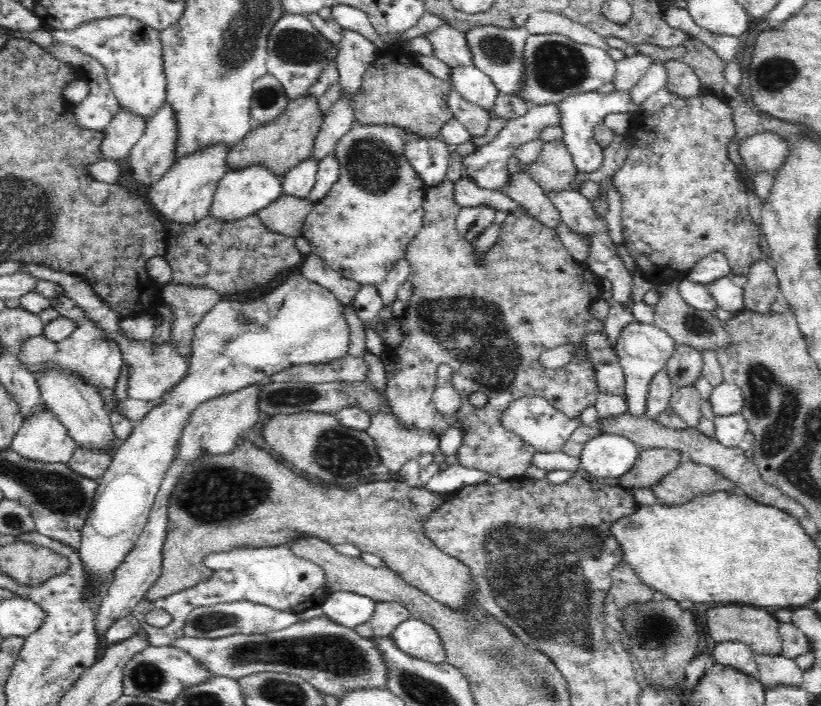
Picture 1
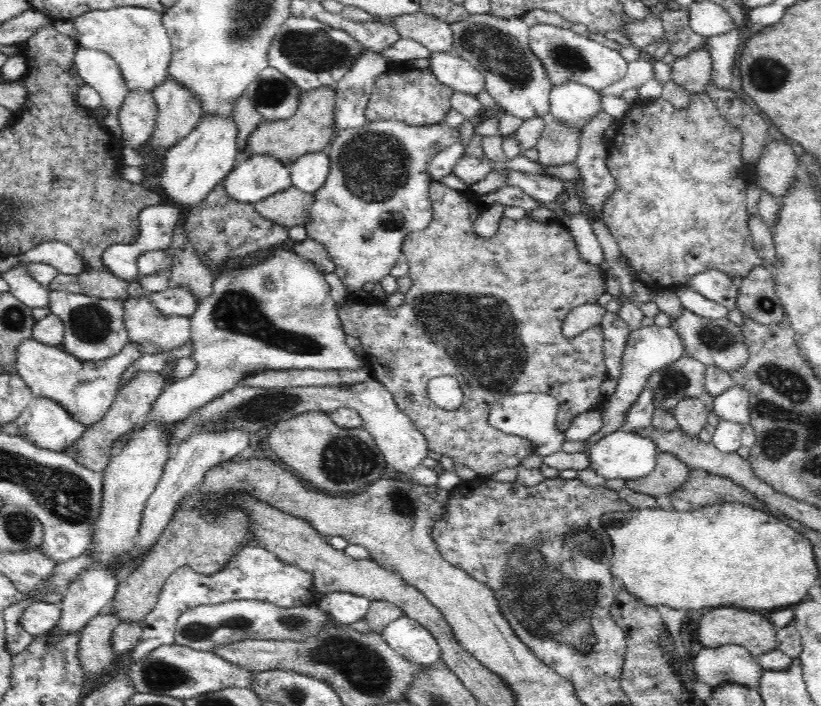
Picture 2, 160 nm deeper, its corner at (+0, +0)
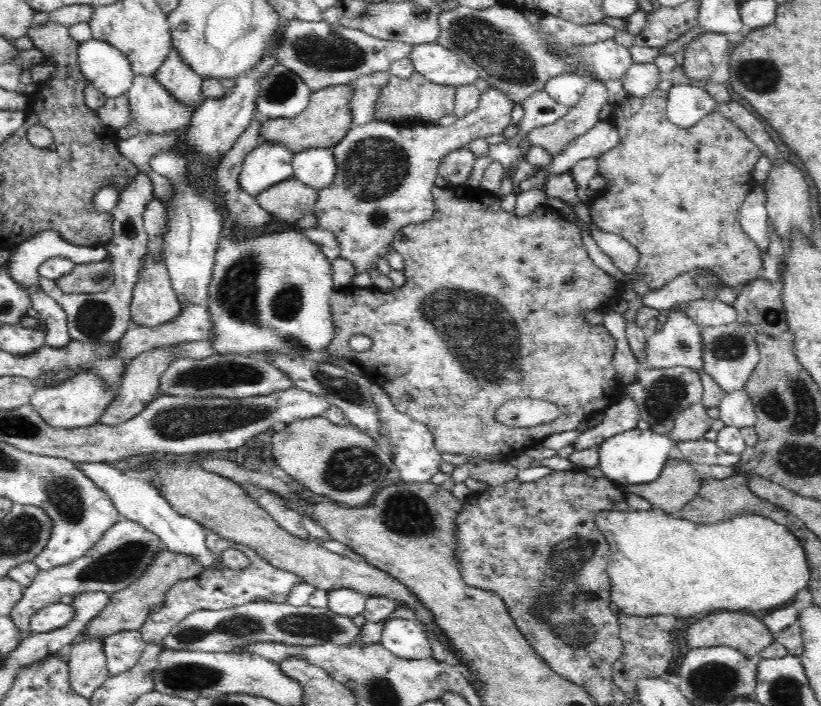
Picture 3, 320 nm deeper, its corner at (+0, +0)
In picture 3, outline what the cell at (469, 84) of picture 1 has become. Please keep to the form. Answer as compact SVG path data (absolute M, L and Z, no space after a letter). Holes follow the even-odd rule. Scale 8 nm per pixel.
M439 42L414 45L410 59L416 71L439 85L466 86L474 84L479 77L475 67L468 66Z

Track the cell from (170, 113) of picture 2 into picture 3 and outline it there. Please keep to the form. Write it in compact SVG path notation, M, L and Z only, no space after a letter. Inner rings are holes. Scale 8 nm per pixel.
M174 48L154 77L173 100L191 108L191 112L196 112L207 98L202 91L202 78L181 62Z

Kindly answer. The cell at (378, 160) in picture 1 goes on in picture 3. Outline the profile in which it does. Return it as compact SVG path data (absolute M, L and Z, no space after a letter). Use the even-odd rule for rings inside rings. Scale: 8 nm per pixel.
M488 87L481 93L476 109L458 118L452 125L438 124L399 124L388 121L372 121L362 126L351 126L348 133L332 150L336 160L335 182L317 192L318 198L313 207L316 228L329 232L336 239L340 258L354 266L354 276L371 274L378 269L378 260L384 260L393 251L394 238L398 230L408 224L424 224L435 214L435 199L432 189L439 176L439 167L448 154L466 148L473 140L483 140L493 135L503 134L511 124L513 102L497 88Z

